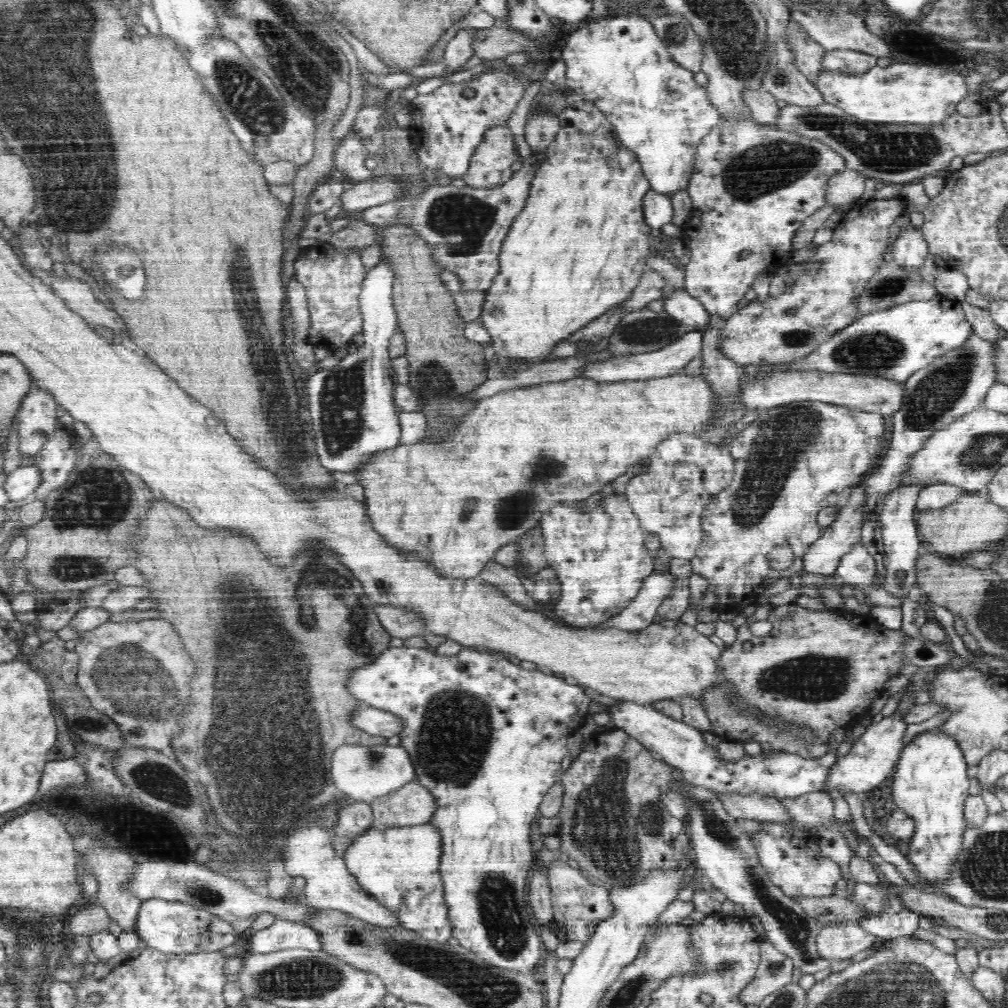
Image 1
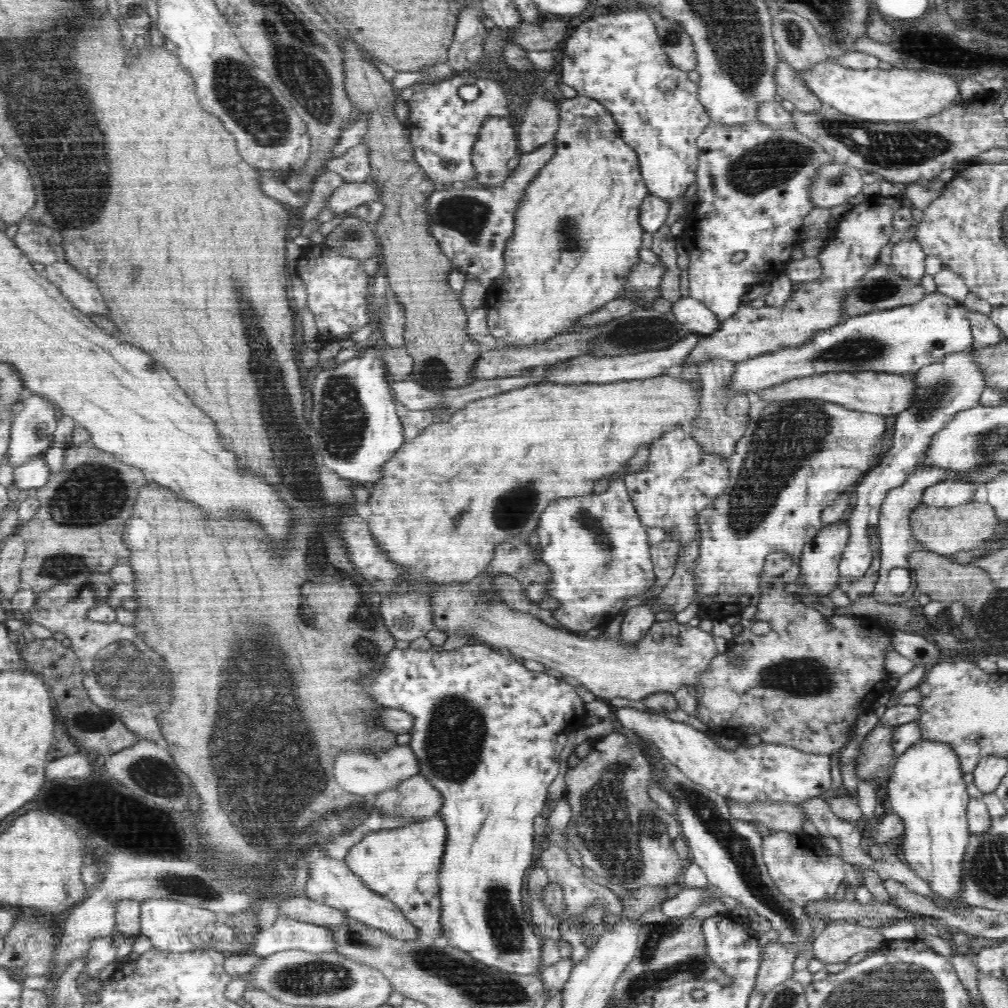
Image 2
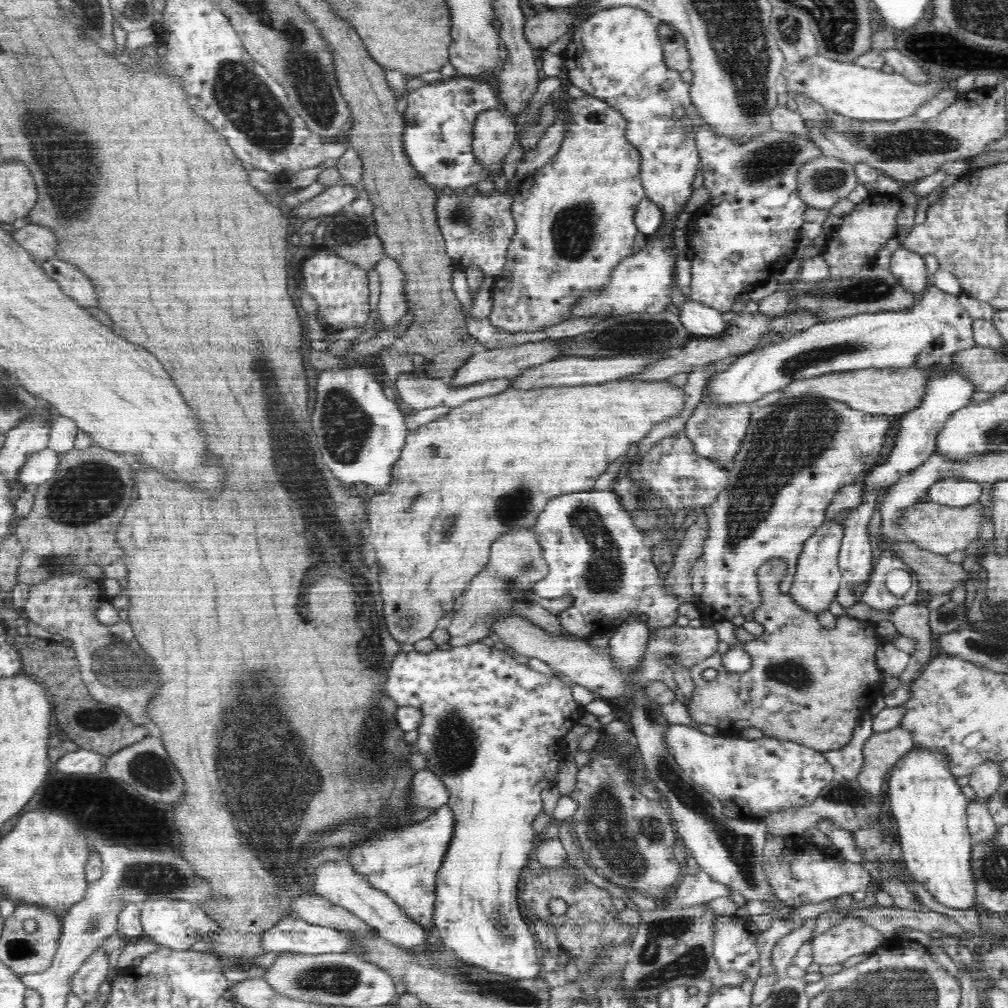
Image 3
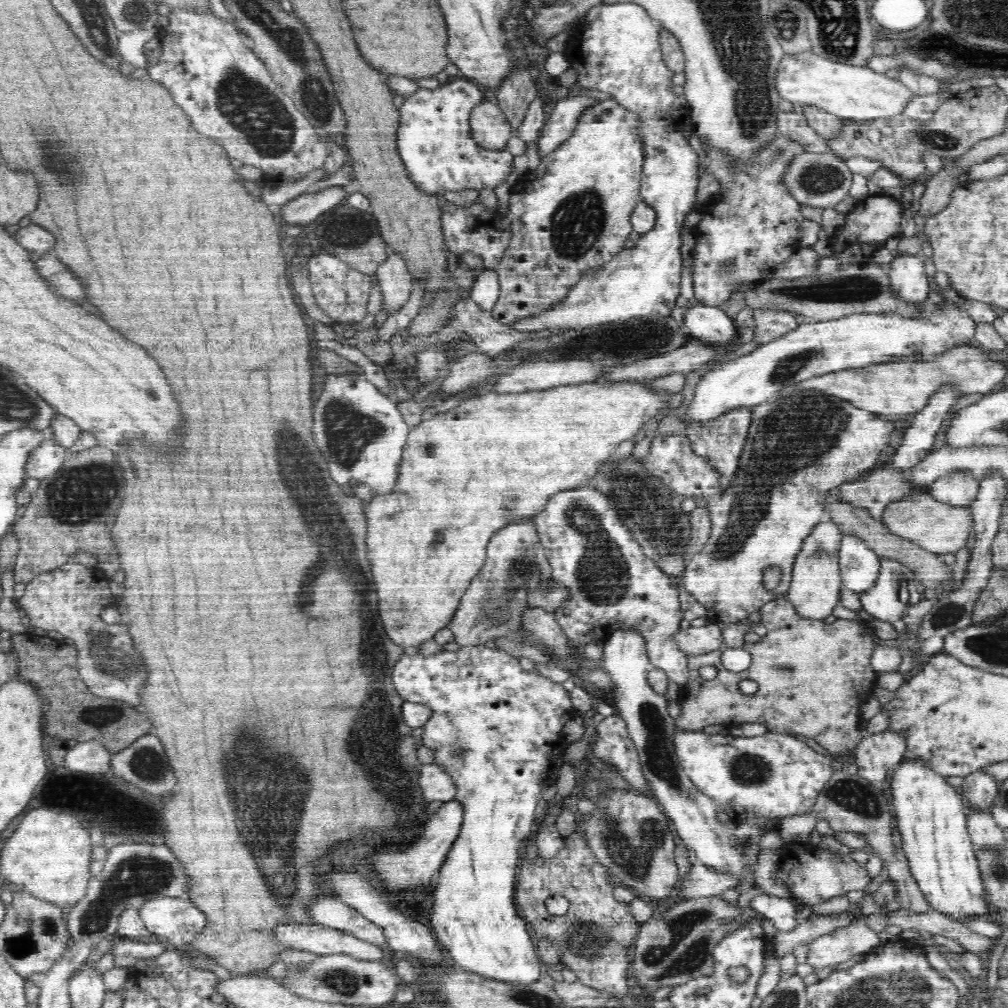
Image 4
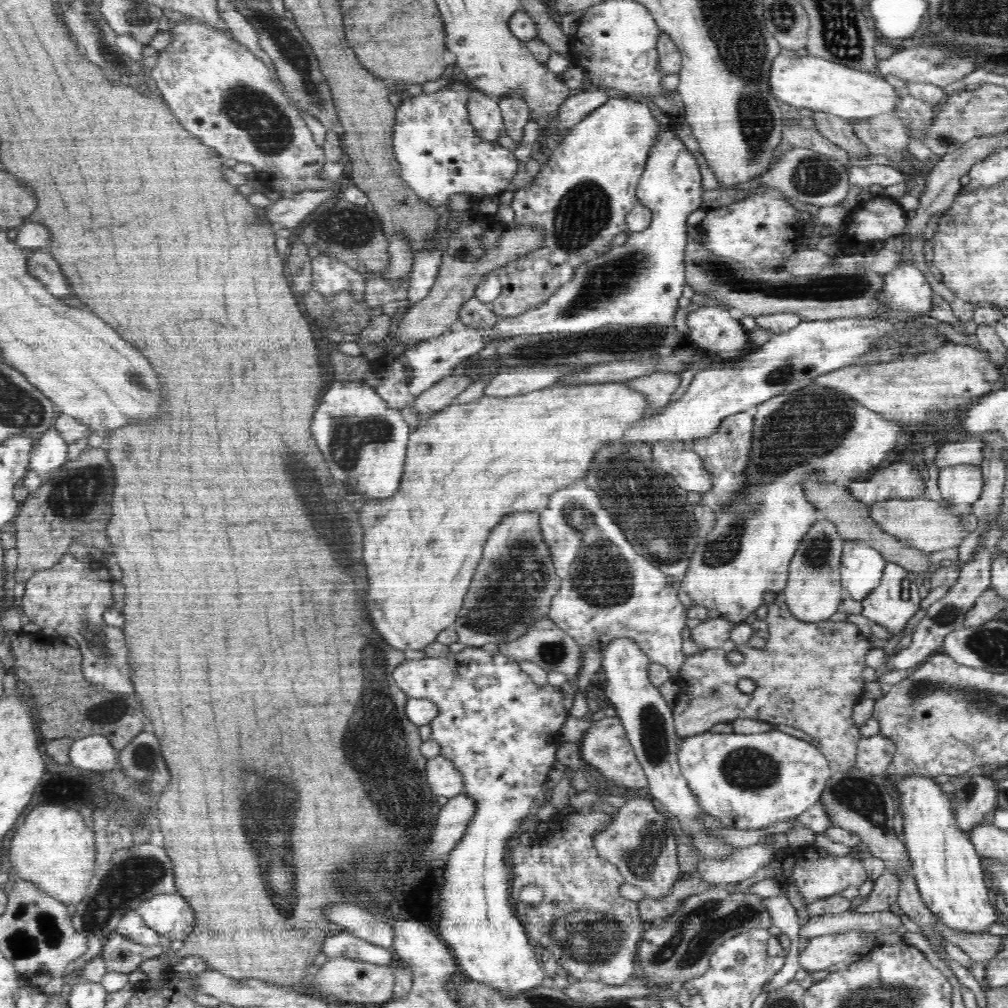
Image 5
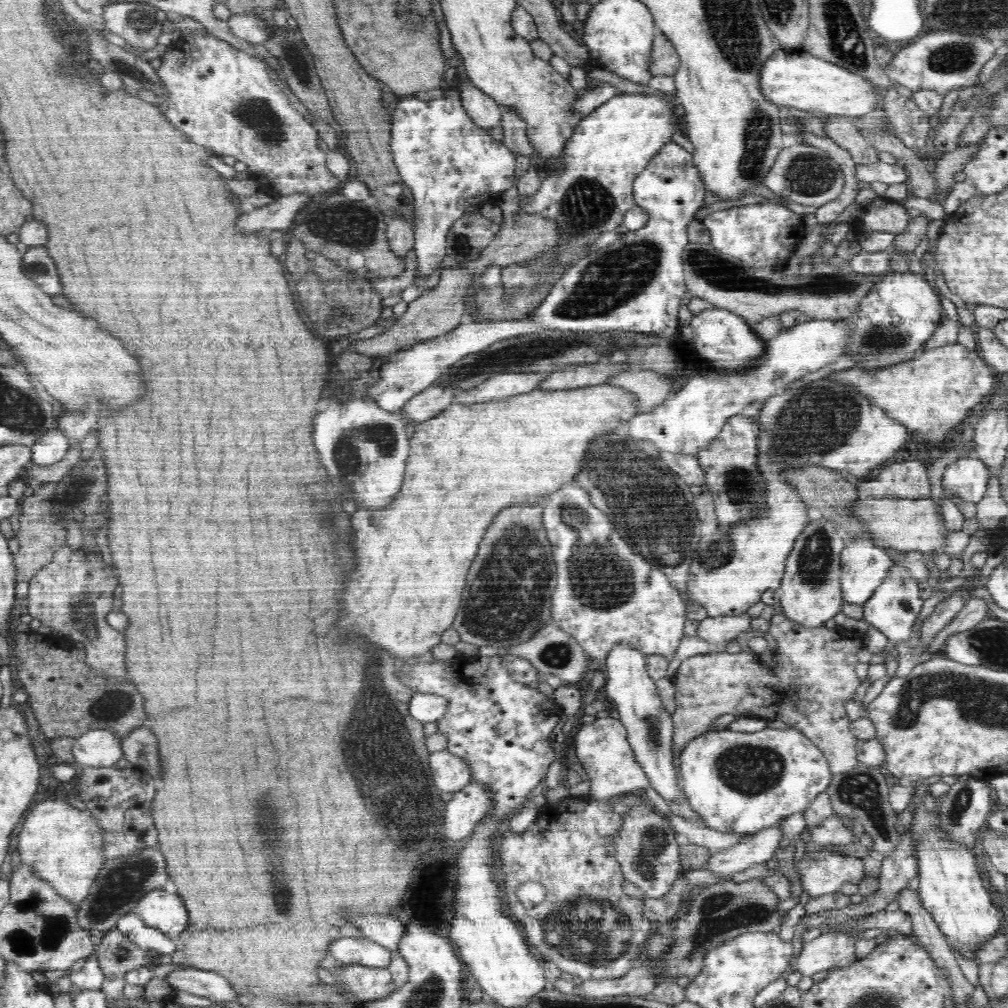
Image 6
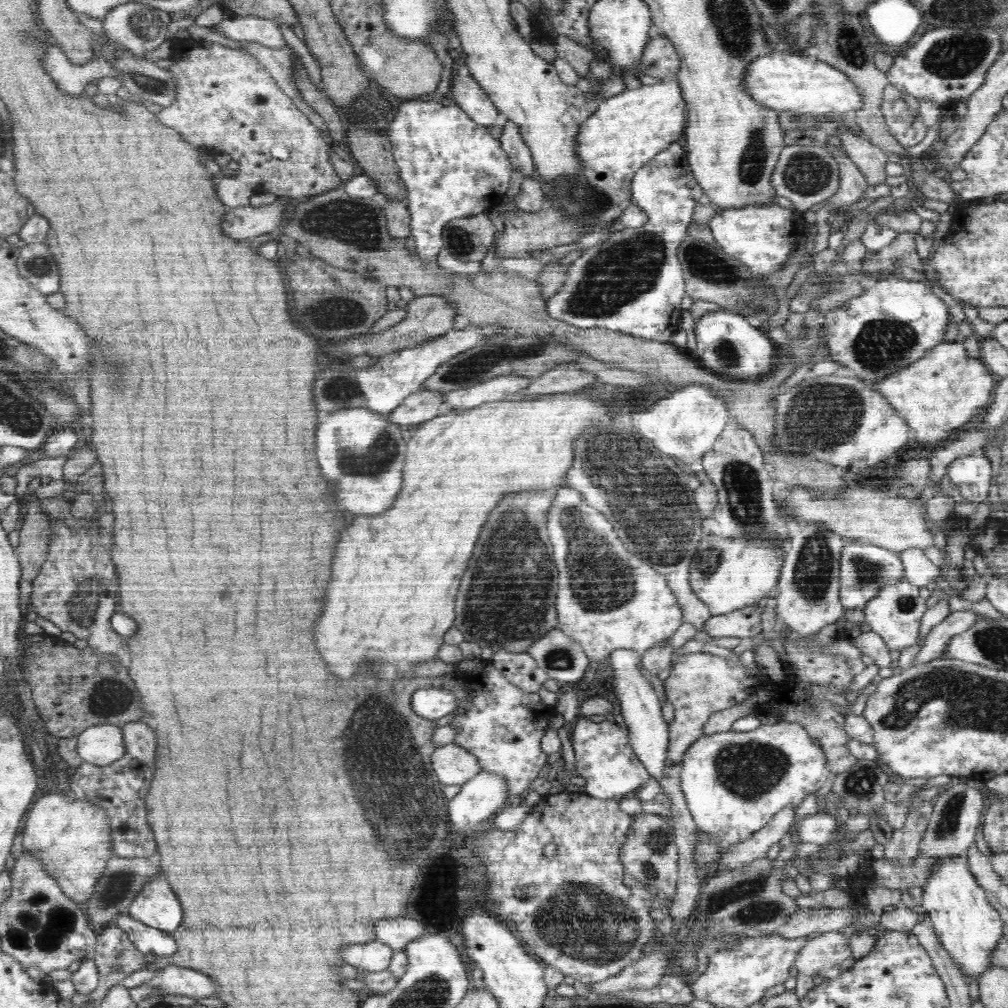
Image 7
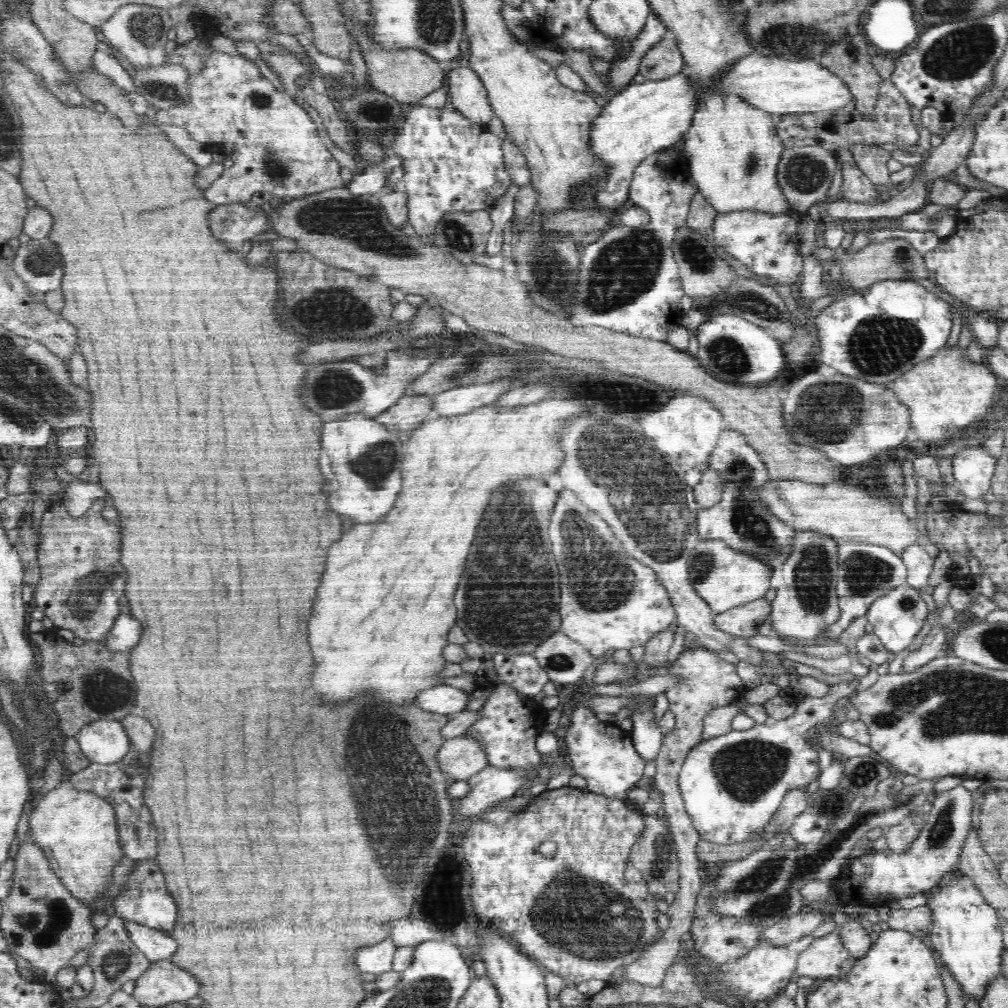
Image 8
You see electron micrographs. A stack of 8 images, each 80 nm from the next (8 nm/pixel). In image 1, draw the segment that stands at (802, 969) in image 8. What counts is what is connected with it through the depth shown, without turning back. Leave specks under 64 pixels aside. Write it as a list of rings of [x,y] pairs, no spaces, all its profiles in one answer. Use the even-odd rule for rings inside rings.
[[[854,922],[837,923],[826,926],[821,928],[817,936],[819,956],[830,962],[852,959],[859,952],[872,947],[876,948],[880,942],[880,938],[872,936],[869,932],[866,932],[860,924]]]

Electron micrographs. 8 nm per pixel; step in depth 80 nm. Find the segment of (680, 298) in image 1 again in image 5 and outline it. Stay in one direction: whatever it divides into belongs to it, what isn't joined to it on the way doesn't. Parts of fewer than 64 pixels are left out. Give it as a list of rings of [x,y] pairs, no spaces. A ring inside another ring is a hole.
[[[708,302],[687,316],[690,333],[686,342],[700,346],[712,356],[722,358],[742,358],[748,352],[748,334],[734,320],[728,309]]]

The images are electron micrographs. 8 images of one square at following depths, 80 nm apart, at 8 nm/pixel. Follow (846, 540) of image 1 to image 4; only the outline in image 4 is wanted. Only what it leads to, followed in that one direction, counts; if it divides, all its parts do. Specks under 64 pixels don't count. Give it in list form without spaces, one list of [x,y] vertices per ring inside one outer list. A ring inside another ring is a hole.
[[[826,518],[815,526],[796,556],[785,598],[803,619],[825,619],[832,614],[841,598],[843,583],[839,570],[839,548],[842,540],[840,526]]]

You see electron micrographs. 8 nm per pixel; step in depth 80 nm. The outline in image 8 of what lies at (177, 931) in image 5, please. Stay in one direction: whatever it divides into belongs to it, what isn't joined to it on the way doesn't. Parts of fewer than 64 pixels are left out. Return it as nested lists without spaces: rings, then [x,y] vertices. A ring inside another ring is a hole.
[[[146,859],[138,861],[127,876],[129,880],[129,888],[121,895],[116,903],[112,906],[112,910],[116,916],[134,922],[142,926],[152,929],[158,929],[170,933],[175,928],[178,909],[175,905],[175,900],[167,891],[167,885],[164,880],[164,874],[160,872],[160,867],[155,859]]]

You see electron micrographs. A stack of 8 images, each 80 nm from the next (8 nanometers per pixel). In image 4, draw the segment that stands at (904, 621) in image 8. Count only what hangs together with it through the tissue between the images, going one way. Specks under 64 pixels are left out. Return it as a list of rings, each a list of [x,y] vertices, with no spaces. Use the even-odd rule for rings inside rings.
[[[880,558],[879,565],[880,570],[874,586],[860,593],[860,600],[868,615],[894,624],[908,607],[916,606],[921,601],[920,592],[915,586],[917,576],[908,567],[895,560]],[[900,577],[906,577],[910,583],[909,601],[905,604],[898,597],[897,580]]]

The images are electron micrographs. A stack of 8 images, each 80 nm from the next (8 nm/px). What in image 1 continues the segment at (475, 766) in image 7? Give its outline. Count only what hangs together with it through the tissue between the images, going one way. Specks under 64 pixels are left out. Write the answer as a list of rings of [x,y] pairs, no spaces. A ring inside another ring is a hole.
[[[417,779],[372,800],[370,804],[381,828],[426,824],[437,807],[434,797]]]

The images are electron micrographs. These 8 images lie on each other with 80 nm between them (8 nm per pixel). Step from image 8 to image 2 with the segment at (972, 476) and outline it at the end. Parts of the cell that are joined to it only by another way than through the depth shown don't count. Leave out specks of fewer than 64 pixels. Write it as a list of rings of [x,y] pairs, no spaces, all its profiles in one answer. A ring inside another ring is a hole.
[[[944,480],[925,488],[921,504],[953,507],[974,500],[976,484],[956,480]]]

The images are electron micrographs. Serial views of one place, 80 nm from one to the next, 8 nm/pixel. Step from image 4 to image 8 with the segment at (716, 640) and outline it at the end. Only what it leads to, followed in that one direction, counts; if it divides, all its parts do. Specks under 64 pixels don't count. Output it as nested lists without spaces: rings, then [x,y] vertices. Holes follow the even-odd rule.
[[[759,597],[758,600],[717,614],[713,621],[722,632],[749,638],[758,634],[758,628],[770,614],[770,602],[766,597]]]

